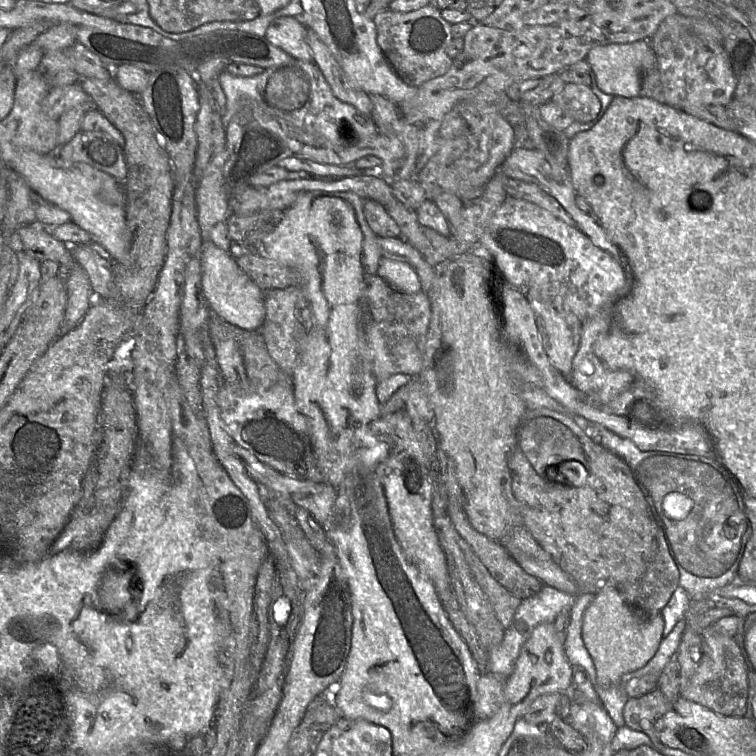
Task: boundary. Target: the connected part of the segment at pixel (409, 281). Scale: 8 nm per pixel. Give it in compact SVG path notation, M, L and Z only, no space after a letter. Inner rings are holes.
M382 257L377 274L401 292L413 294L422 290L417 272L406 262Z

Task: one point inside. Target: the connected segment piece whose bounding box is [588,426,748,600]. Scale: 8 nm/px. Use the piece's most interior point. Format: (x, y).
(698, 504)

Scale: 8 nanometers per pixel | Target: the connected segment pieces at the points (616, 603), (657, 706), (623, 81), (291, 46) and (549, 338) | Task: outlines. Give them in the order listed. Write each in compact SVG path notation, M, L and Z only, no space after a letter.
M606 588L595 595L583 614L582 639L596 668L597 684L601 687L618 685L622 678L647 664L662 640L664 620L661 614L647 615L628 604L619 588Z
M659 688L637 697L629 698L623 708L624 723L632 730L646 734L655 749L664 746L655 730L657 719L666 714L670 703Z
M648 40L596 46L588 52L586 60L595 74L599 90L613 97L624 98L640 96L642 74L658 66L656 55Z
M285 16L273 20L264 37L294 59L313 61L307 43L307 30L308 28L299 18Z
M528 301L535 313L547 357L557 371L569 380L572 361L579 346L581 322L574 315L558 311L548 301Z

